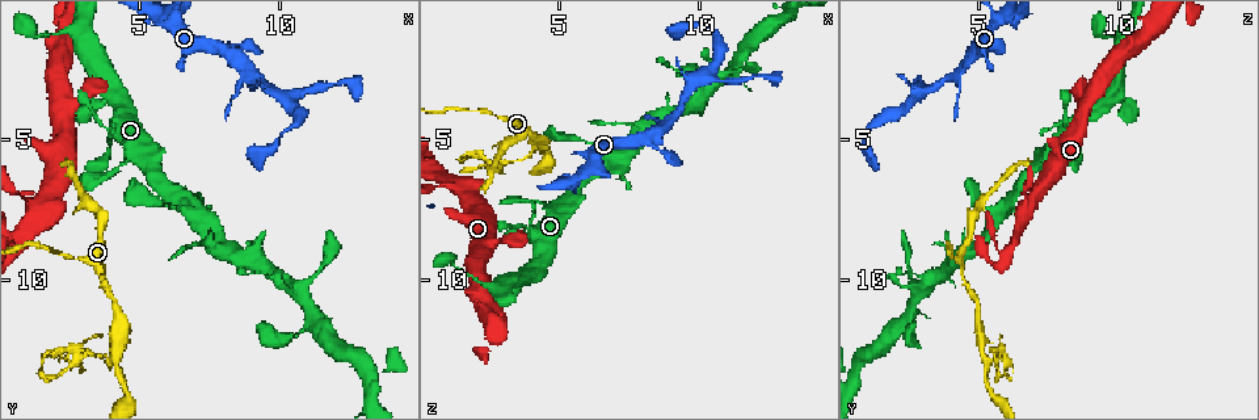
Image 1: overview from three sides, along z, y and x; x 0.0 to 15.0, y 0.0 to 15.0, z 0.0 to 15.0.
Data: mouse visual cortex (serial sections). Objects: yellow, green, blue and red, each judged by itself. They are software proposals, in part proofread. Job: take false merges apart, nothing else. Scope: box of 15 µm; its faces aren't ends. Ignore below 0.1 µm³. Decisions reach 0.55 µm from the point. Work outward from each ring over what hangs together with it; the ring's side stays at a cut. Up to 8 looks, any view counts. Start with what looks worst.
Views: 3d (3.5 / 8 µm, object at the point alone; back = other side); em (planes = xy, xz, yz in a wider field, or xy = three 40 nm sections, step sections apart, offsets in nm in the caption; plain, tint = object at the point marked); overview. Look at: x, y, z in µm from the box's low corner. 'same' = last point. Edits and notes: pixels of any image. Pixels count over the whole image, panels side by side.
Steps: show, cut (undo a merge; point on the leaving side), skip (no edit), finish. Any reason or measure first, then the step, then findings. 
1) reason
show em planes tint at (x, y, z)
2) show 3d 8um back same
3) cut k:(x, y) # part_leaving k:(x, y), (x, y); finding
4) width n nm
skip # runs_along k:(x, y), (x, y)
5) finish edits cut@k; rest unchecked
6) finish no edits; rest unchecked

a narrow waist
show 3d 8um at (3.8, 10.1, 4.4)

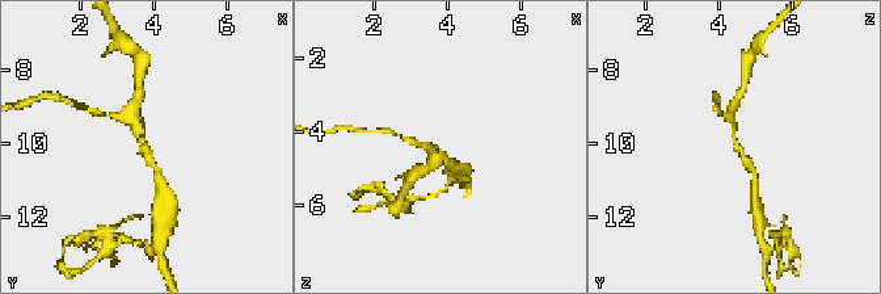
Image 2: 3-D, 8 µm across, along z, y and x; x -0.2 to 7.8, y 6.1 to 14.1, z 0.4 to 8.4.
show 3d 3.5um at (3.7, 10.1, 4.5)

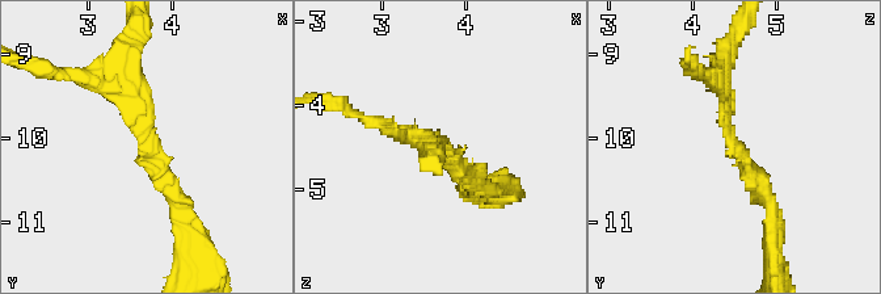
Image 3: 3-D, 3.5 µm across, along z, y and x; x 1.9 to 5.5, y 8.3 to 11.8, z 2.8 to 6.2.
skip # runs_along 3:(119, 62), (180, 211); all the same cell

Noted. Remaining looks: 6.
sharp bend
show 3d 3.5um at (4.1, 12.8, 5.2)

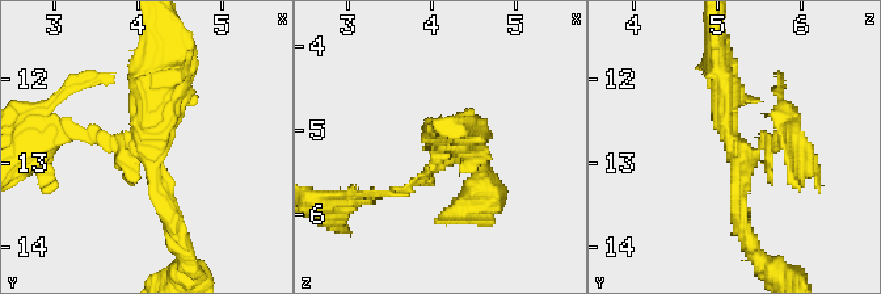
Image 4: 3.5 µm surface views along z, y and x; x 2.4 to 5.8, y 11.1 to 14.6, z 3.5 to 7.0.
show em planes tint at (4.10, 12.85, 5.25)

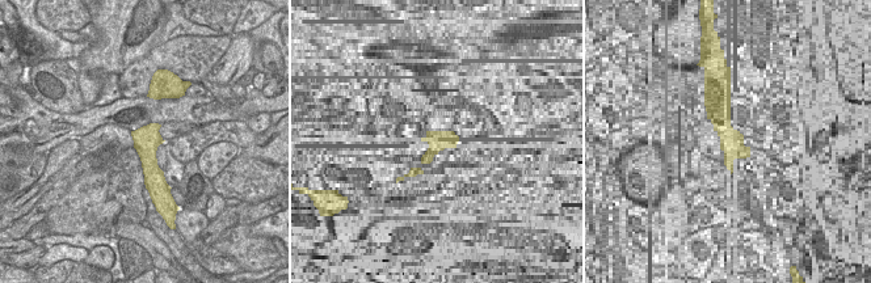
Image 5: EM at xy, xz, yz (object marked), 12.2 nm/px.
skip # runs_along 4:(723, 70), (745, 231); continuous, no second cell

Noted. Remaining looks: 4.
thin neck
show 3d 8um at (1.9, 9.1, 4.0)

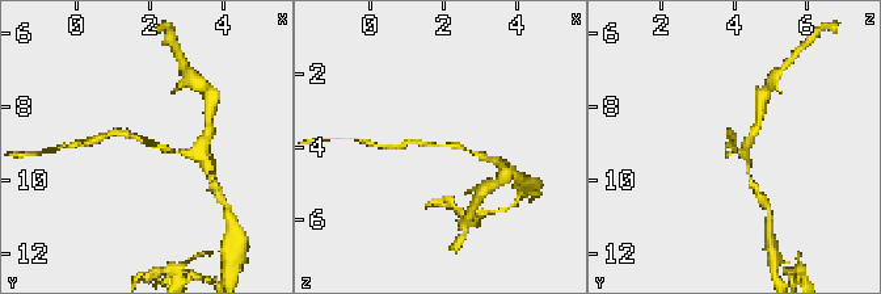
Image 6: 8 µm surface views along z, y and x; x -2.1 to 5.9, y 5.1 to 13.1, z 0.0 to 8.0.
closer look
show 3d 3.5um at (1.9, 9.1, 4.0)

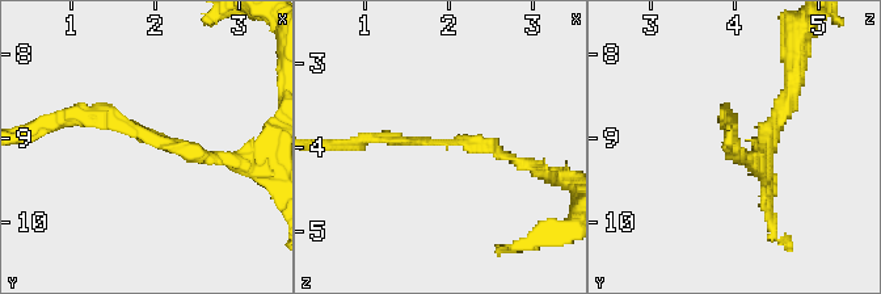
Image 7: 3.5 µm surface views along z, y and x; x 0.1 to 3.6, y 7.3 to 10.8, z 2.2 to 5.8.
arm_widths 150, 150 nm; need the tissue
show em xy step 5 tint at (1.95, 9.10, 3.95)

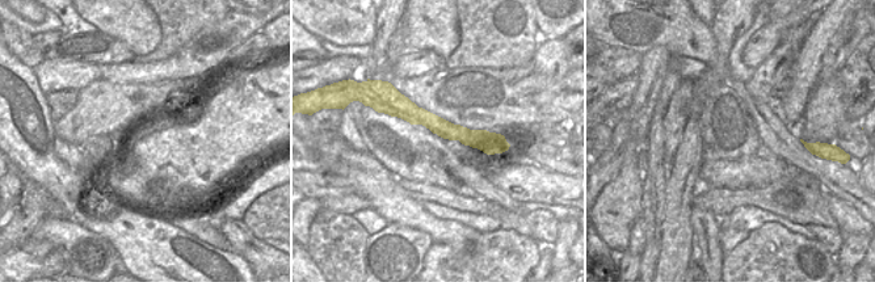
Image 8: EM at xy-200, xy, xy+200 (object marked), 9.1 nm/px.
skip # runs_along 8:(388, 110), (408, 110), (495, 144); one cell here

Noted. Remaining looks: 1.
thick turns thin
show 3d 3.5um at (2.2, 1.3, 10.1)

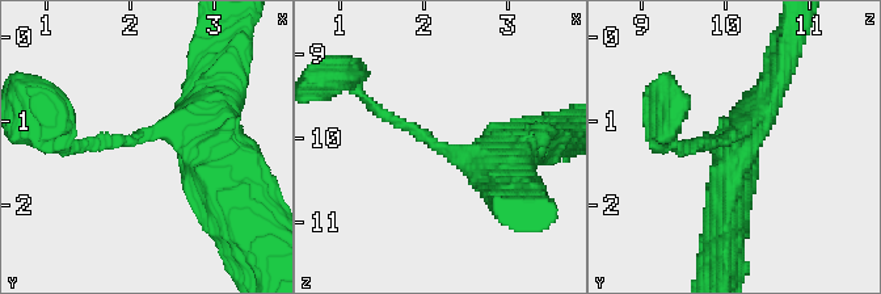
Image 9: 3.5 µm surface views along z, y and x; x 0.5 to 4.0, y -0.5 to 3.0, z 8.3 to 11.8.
skip # runs_along 9:(508, 150), (451, 154), (362, 96); all the same cell

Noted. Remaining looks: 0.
finish no edits; rest unchecked

